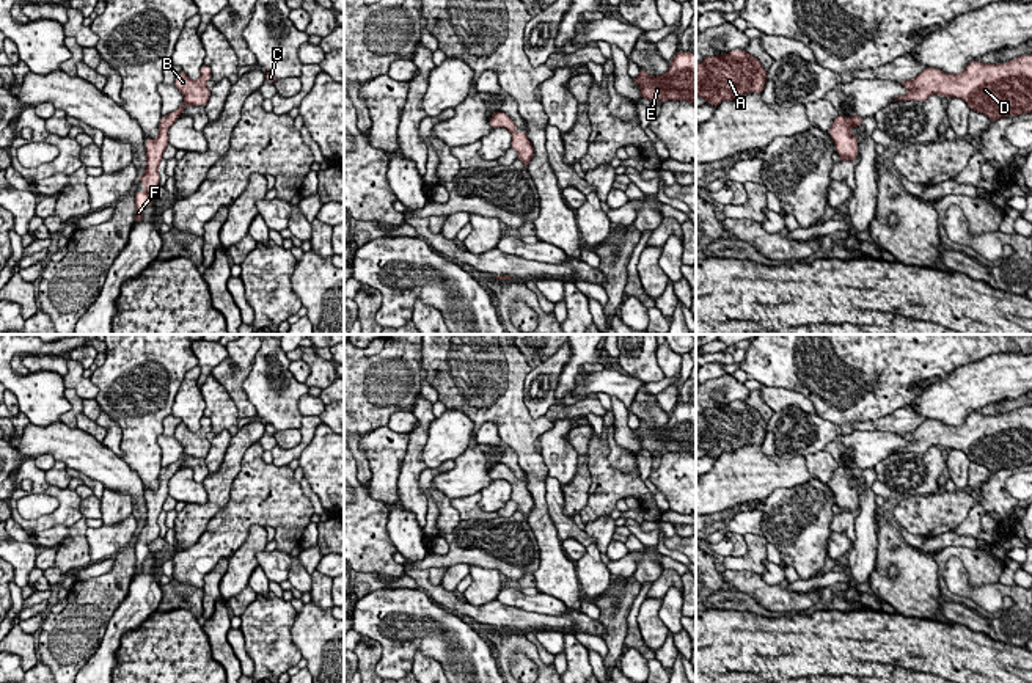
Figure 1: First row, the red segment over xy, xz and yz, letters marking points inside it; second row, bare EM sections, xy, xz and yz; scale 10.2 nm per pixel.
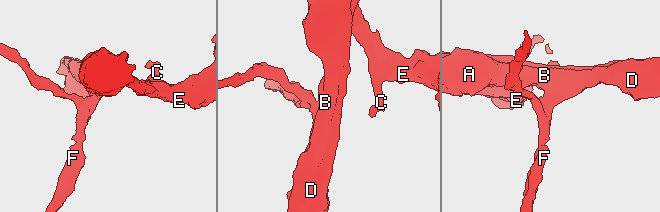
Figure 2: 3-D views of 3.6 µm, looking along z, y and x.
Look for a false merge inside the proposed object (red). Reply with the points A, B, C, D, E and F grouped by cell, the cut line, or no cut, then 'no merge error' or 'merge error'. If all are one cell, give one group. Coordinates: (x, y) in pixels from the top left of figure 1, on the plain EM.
A B C D E F | no cut | no merge error

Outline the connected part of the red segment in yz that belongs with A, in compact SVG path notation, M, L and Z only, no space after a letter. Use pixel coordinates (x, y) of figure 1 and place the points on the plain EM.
M746 402L707 408L696 418L696 447L710 457L735 452L748 444L762 444L768 424Z

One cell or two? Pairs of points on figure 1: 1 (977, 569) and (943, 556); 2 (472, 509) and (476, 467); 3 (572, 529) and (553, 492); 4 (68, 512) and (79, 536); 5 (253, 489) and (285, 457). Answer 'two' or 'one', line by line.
1: one
2: two
3: one
4: two
5: two

